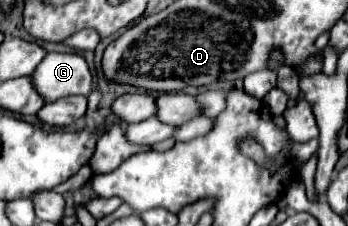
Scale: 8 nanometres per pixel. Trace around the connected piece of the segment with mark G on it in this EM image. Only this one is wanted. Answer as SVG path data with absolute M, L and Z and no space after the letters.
M51 52L31 78L39 94L45 96L45 102L55 102L71 94L89 96L93 88L89 64L75 52Z

